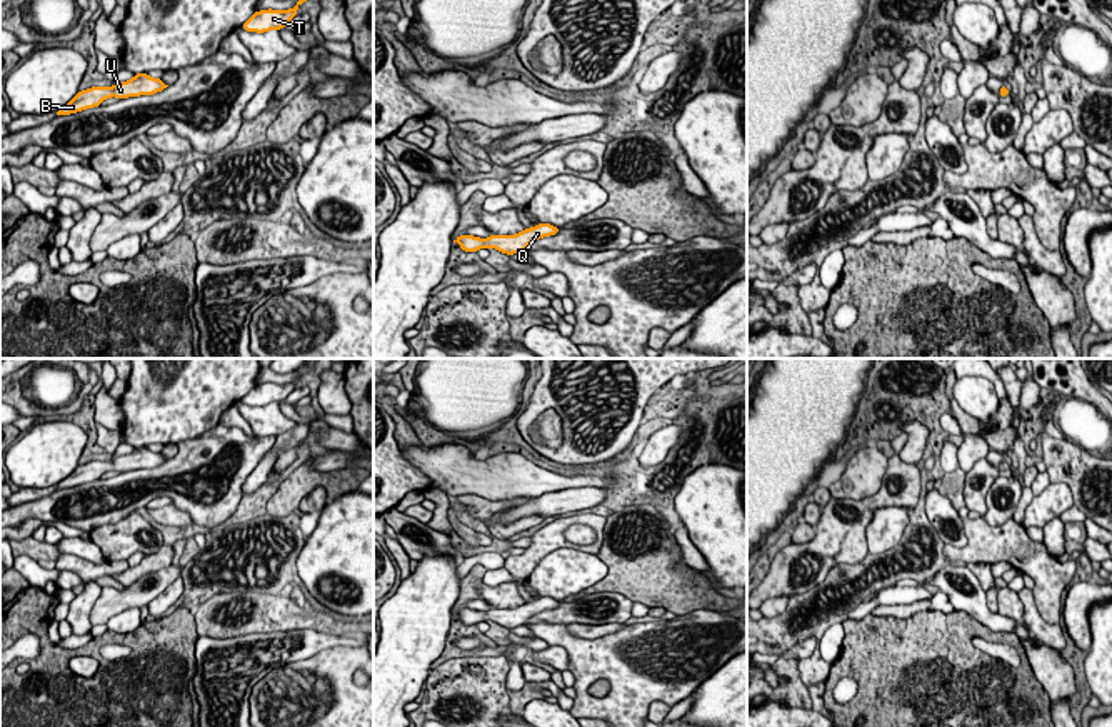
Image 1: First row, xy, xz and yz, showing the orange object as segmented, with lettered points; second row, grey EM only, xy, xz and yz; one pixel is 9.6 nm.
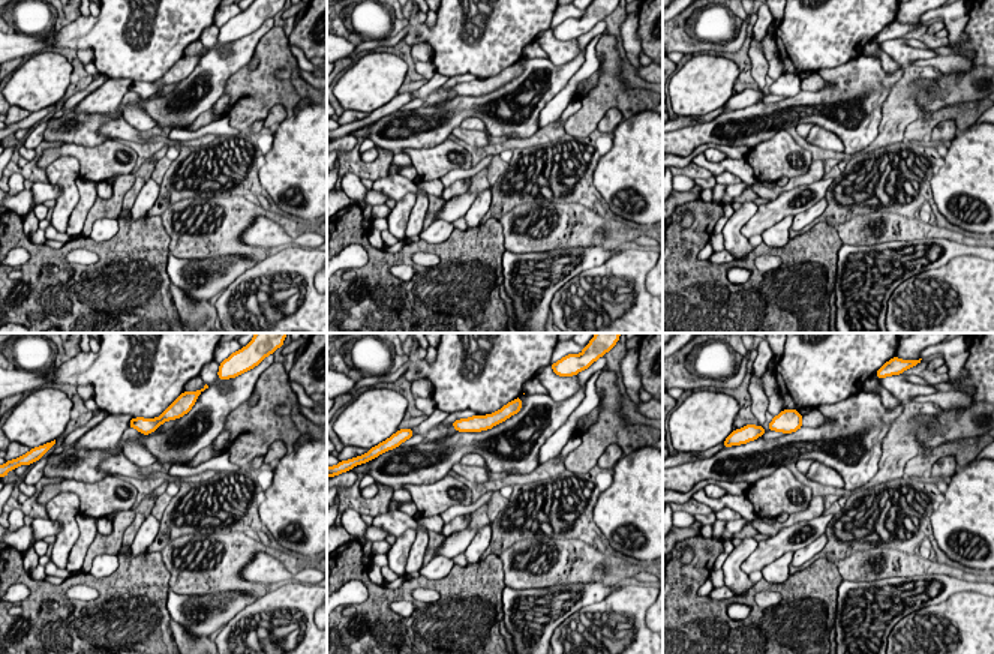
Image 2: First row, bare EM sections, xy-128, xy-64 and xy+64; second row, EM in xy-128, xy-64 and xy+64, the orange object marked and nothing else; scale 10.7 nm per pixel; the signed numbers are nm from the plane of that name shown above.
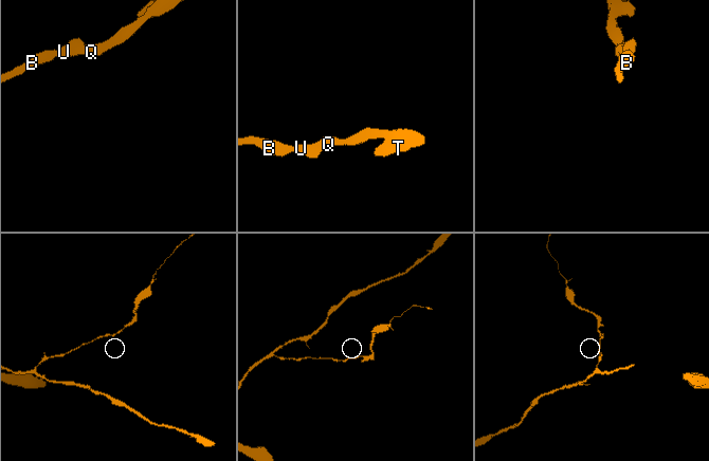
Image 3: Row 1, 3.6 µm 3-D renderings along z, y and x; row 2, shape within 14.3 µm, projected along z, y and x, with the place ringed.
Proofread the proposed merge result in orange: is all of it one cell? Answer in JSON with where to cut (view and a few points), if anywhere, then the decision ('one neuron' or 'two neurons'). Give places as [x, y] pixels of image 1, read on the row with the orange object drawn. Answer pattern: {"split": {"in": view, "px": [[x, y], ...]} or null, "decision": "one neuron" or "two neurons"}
{"split": null, "decision": "one neuron"}

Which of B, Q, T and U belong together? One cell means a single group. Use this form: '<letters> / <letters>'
B Q T U

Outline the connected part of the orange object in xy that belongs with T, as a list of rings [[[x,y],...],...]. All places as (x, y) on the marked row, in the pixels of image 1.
[[[298,0],[298,3],[290,10],[260,10],[255,12],[242,28],[247,32],[263,33],[268,30],[280,30],[283,28],[295,15],[298,7],[307,0]]]

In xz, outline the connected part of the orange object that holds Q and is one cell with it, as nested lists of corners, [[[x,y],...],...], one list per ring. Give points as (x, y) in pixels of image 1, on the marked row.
[[[538,223],[532,228],[525,228],[515,235],[490,235],[488,238],[480,238],[473,235],[458,235],[453,243],[457,242],[463,252],[477,252],[478,248],[492,247],[502,253],[513,255],[518,252],[525,252],[525,248],[542,238],[559,233],[559,227],[550,223]]]

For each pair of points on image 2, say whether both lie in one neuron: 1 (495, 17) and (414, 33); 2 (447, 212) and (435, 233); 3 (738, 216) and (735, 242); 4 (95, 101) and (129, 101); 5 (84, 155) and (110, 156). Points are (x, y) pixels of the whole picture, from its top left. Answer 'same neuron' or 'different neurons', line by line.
1: same neuron
2: different neurons
3: same neuron
4: different neurons
5: same neuron

